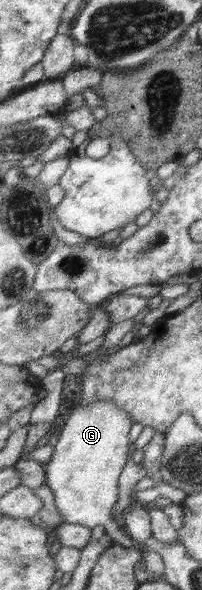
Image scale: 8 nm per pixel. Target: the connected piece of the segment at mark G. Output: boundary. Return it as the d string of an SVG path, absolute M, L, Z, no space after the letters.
M110 400L92 402L91 404L78 404L70 417L61 426L59 436L54 438L53 454L45 468L45 483L53 491L54 504L66 523L90 526L103 525L106 533L112 535L114 543L124 547L134 547L135 542L126 534L118 521L112 521L112 508L118 503L118 477L125 466L126 447L130 443L128 431L132 427L132 417Z

